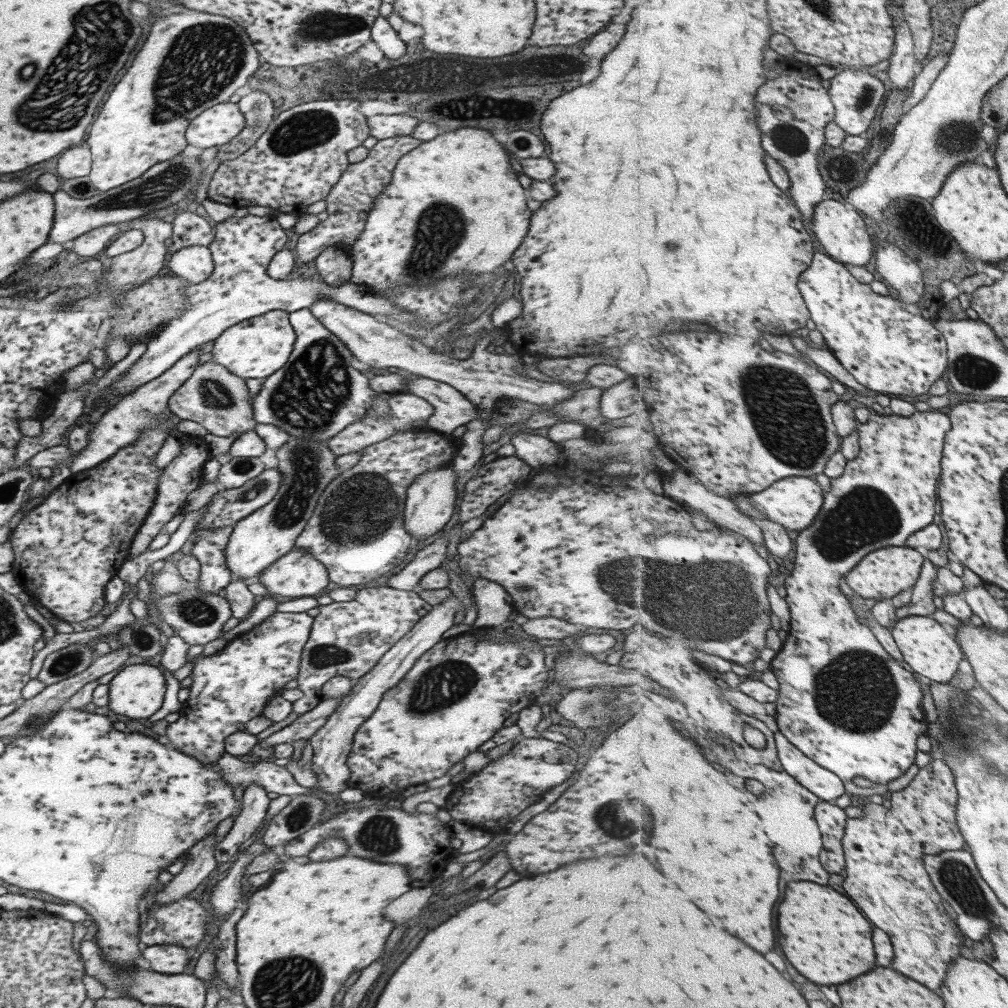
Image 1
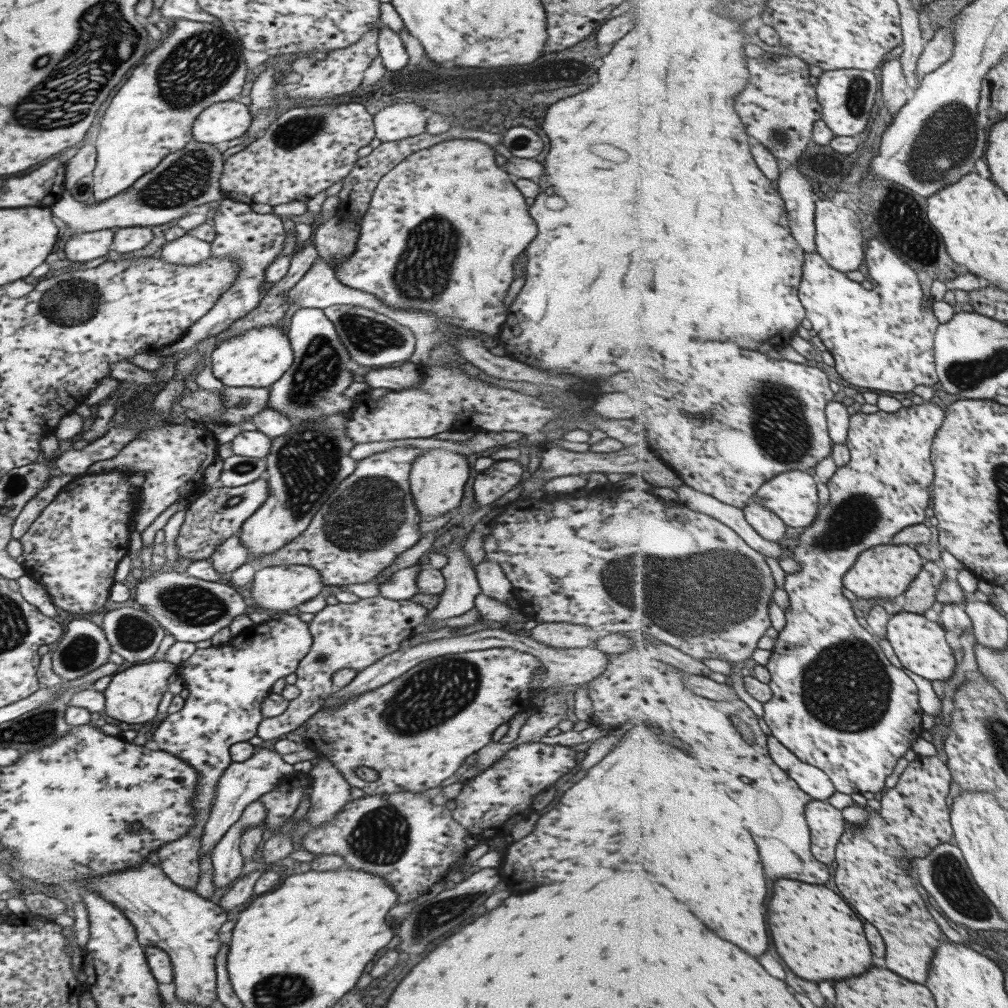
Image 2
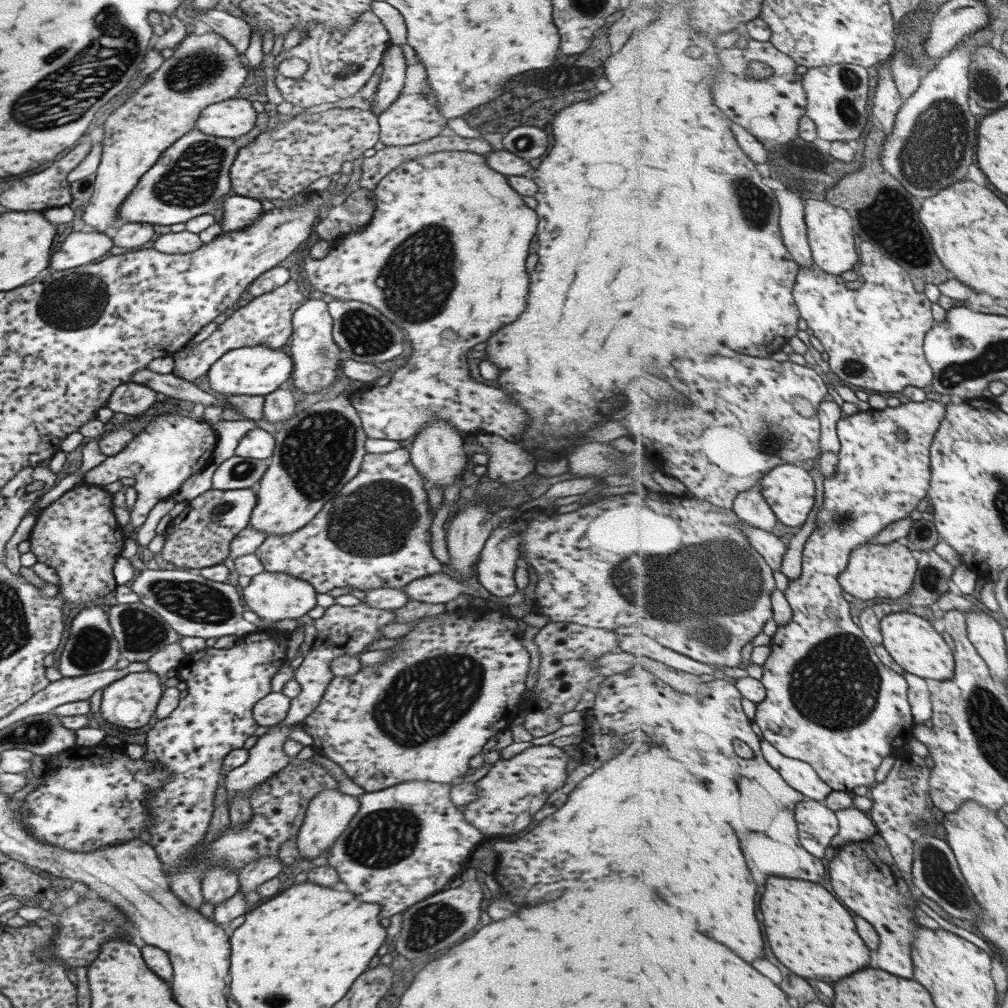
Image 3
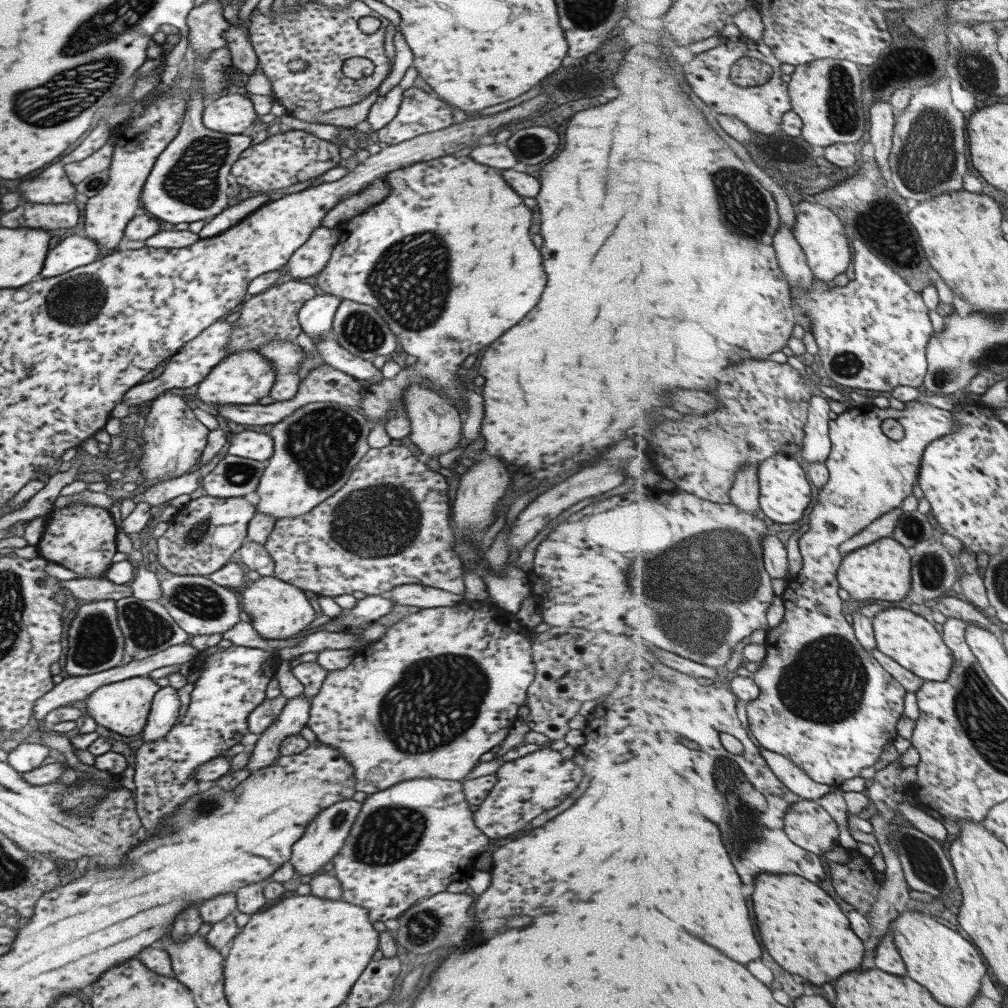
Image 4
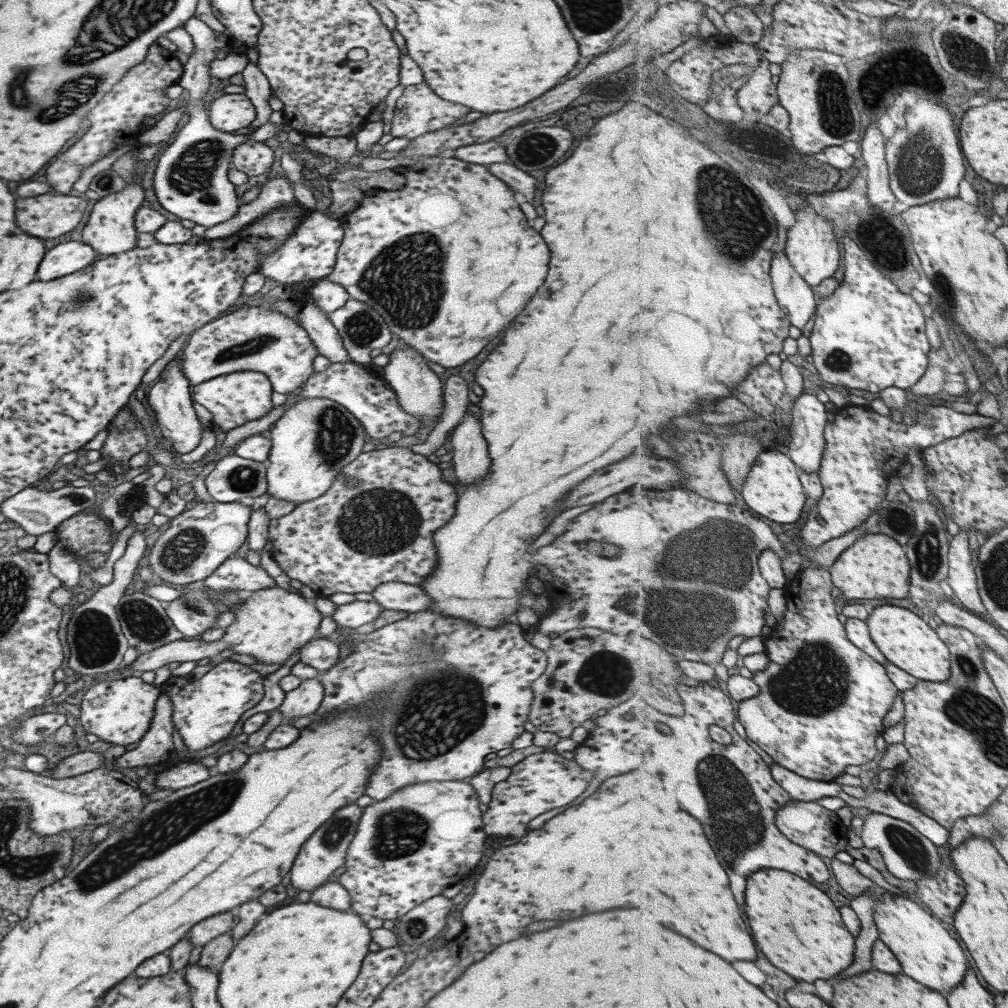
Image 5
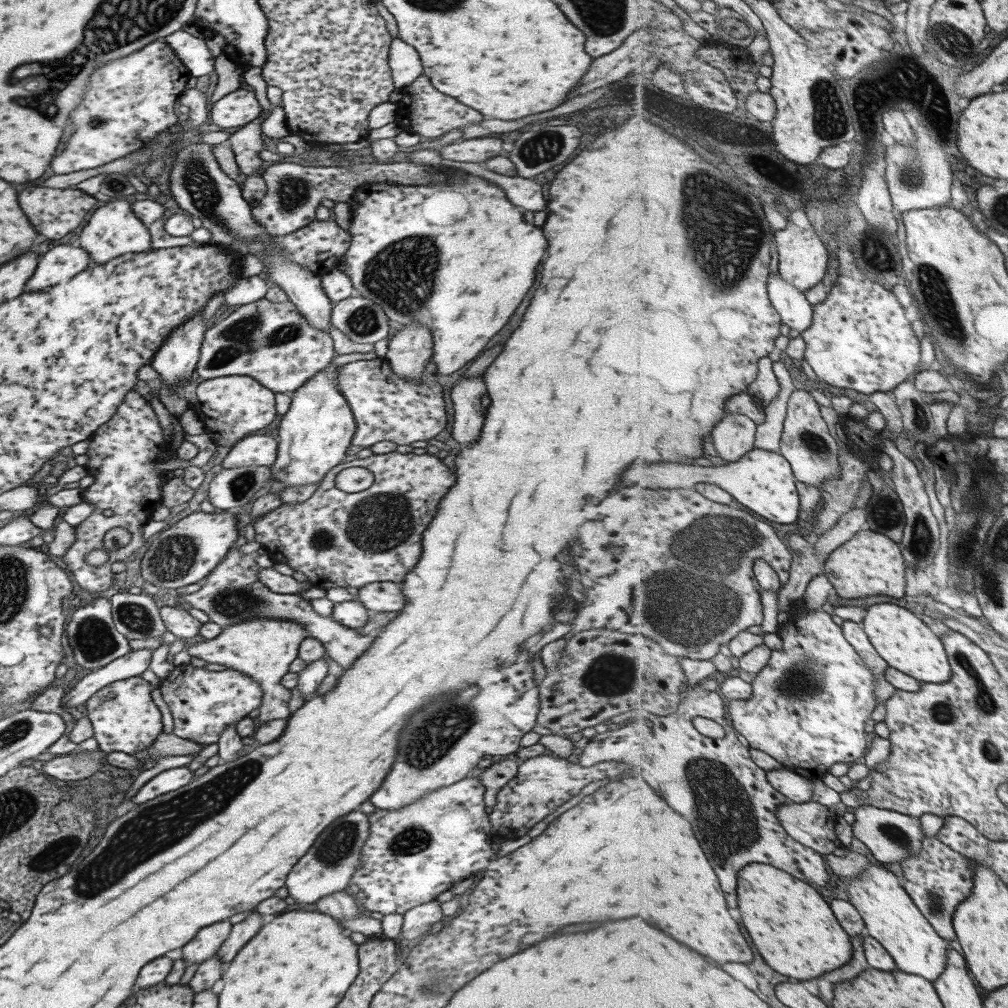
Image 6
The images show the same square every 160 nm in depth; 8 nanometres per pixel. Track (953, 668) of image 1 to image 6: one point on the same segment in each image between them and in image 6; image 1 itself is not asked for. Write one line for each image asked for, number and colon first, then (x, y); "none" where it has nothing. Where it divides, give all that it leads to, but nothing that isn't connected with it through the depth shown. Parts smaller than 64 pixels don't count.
2: (921, 644)
3: (912, 641)
4: (908, 638)
5: (906, 639)
6: (907, 643)

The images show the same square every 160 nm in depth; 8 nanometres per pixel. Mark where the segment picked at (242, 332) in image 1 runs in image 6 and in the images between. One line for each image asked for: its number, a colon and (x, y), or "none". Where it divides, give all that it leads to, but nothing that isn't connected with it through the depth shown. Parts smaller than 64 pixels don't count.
2: (257, 357)
3: (258, 370)
4: (243, 377)
5: (232, 399)
6: (230, 407)

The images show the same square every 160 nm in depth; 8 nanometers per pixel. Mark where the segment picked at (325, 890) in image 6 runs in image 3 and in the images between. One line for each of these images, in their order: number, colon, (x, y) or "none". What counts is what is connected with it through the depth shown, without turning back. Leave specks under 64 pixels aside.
3: (328, 812)
4: (321, 840)
5: (323, 852)

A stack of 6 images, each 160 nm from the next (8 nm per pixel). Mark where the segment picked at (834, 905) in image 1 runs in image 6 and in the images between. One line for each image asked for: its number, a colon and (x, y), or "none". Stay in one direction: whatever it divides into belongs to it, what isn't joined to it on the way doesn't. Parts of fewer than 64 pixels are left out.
2: (819, 935)
3: (811, 932)
4: (806, 931)
5: (796, 924)
6: (793, 926)

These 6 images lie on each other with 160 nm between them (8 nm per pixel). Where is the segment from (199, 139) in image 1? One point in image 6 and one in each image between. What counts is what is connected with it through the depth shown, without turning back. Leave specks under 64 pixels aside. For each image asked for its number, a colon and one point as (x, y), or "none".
2: (222, 121)
3: (231, 118)
4: (230, 114)
5: (229, 112)
6: (237, 108)

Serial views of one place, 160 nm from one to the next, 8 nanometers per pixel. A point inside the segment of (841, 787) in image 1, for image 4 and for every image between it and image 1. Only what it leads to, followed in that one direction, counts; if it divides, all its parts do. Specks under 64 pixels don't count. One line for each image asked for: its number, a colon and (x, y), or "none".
2: (815, 781)
3: (801, 775)
4: (791, 774)

